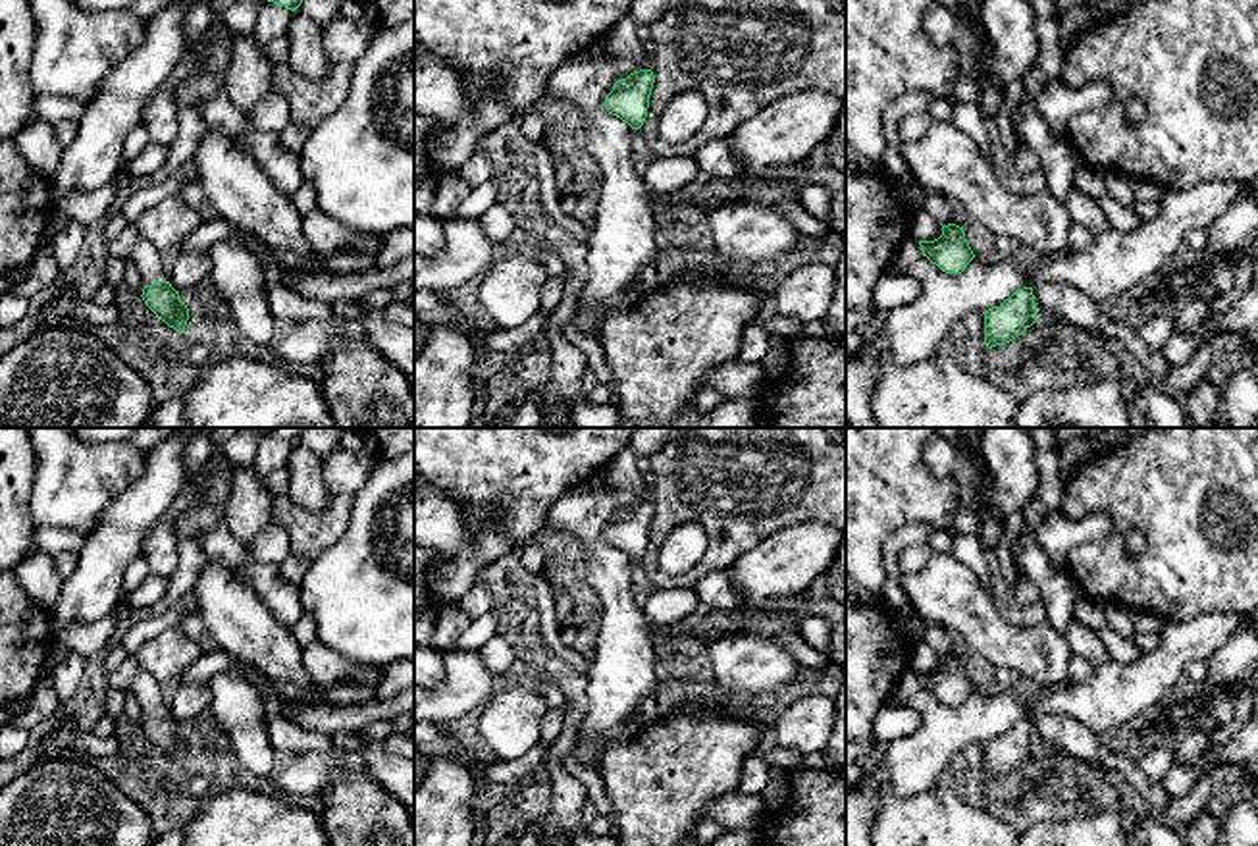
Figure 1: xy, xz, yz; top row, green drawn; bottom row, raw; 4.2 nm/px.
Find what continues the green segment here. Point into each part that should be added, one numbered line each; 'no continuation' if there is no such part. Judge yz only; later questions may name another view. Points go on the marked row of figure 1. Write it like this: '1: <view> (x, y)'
no continuation

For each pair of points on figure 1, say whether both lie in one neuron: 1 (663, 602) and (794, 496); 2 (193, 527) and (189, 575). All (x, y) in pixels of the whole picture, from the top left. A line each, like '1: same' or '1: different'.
1: different
2: same

